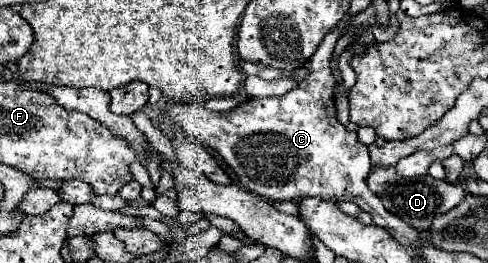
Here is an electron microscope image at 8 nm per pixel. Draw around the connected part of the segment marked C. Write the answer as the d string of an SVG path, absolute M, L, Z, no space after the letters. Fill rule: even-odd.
M345 30L329 32L307 64L313 72L303 82L299 82L297 88L289 90L287 94L283 94L279 98L249 98L249 100L245 100L245 104L239 104L237 108L233 108L229 112L211 112L199 104L165 104L165 108L163 108L165 116L171 122L179 124L185 132L193 134L199 142L203 142L211 150L215 150L223 158L225 166L237 176L239 184L245 190L259 194L263 198L269 198L269 200L277 200L277 202L299 200L299 198L307 198L307 196L319 196L319 198L331 200L331 202L349 200L349 202L355 202L361 210L369 212L373 216L373 222L377 226L383 226L385 230L389 230L401 244L417 244L419 232L415 228L411 228L409 224L405 224L401 218L389 214L383 208L381 200L373 192L369 192L369 188L365 184L369 170L371 170L369 150L365 144L359 142L357 132L349 132L335 116L333 88L337 82L329 70L329 60L335 50L335 42L343 34L345 34Z

